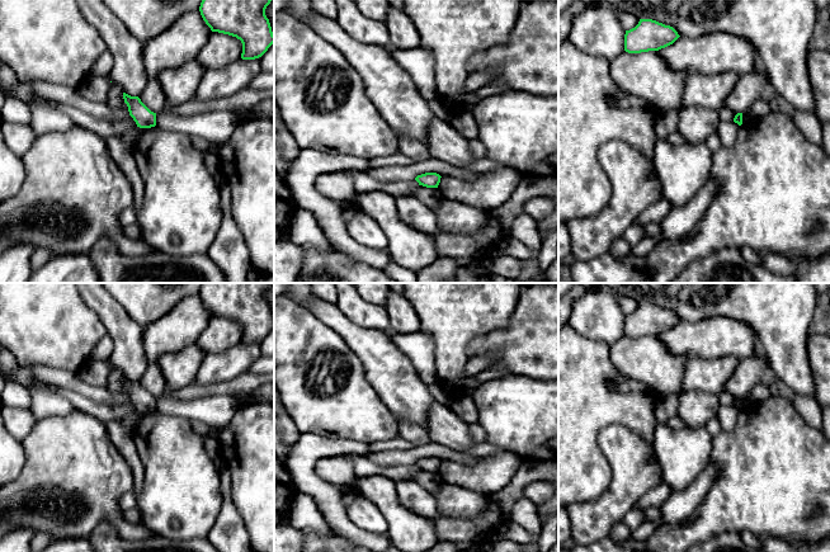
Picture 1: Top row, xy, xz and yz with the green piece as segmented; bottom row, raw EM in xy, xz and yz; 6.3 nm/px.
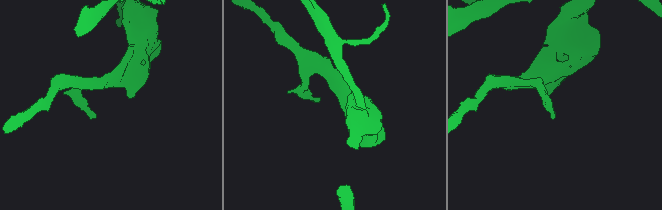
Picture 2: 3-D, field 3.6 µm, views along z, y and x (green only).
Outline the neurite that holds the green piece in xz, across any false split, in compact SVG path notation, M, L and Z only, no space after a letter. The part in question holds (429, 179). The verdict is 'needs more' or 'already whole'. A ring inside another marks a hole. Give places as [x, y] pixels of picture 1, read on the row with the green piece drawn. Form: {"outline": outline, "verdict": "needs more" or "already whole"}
{"outline": "M425 173L421 175L418 175L415 180L419 183L419 185L426 187L426 188L438 188L440 183L440 175L437 173Z", "verdict": "already whole"}

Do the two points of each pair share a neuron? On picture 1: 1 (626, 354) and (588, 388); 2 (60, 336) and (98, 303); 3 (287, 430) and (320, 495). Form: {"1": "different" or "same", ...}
{"1": "different", "2": "different", "3": "different"}

